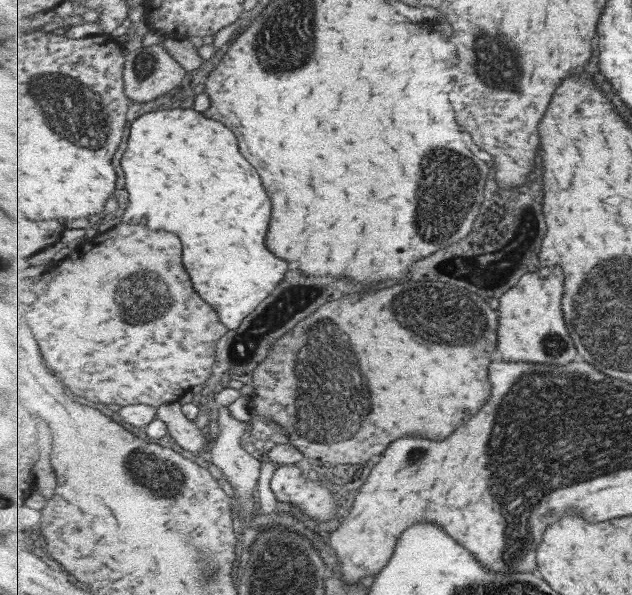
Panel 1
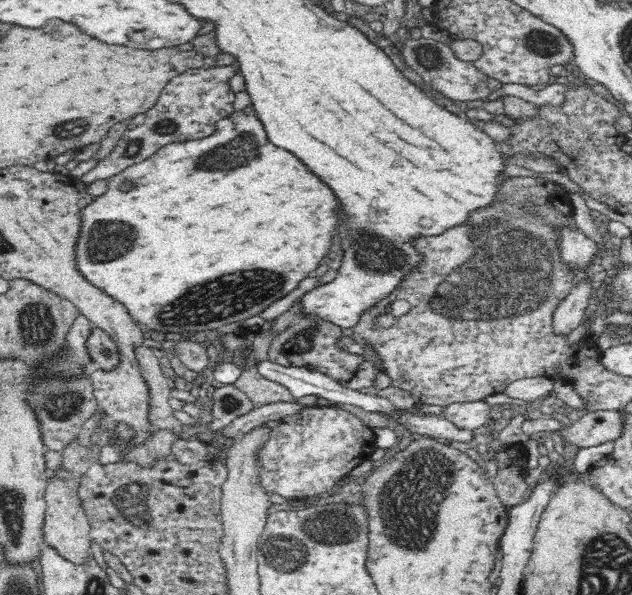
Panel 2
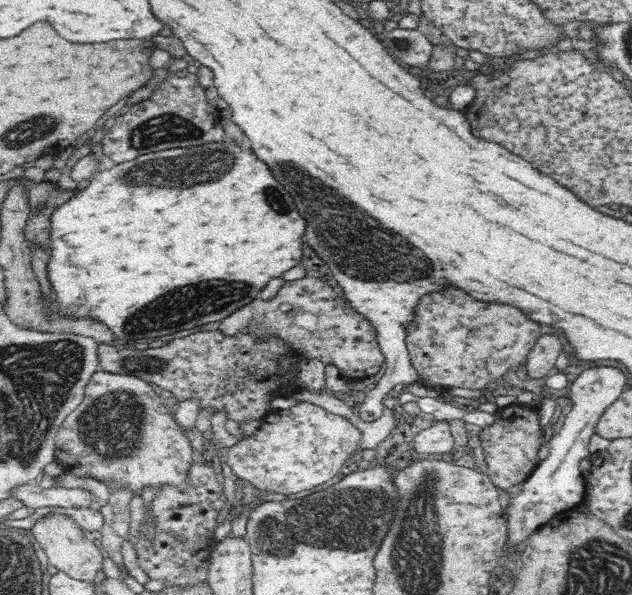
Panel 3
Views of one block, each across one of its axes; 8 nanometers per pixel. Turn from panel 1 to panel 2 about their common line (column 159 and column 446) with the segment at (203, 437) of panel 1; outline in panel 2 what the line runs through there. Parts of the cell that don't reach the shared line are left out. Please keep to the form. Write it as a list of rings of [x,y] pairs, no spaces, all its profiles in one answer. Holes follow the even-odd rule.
[[[482,401],[449,404],[444,409],[444,418],[458,426],[474,430],[490,422],[490,408],[492,405]]]

